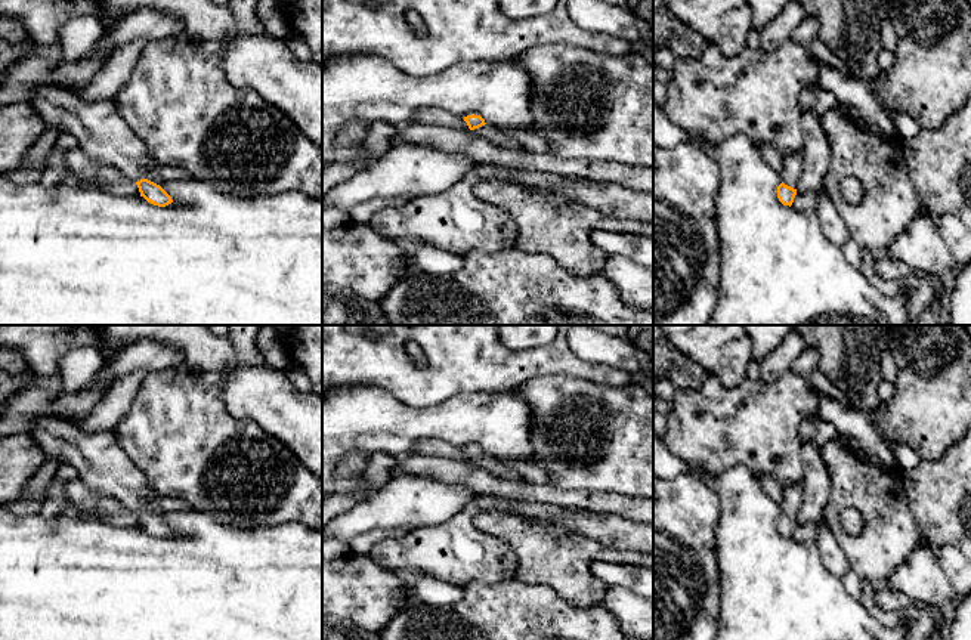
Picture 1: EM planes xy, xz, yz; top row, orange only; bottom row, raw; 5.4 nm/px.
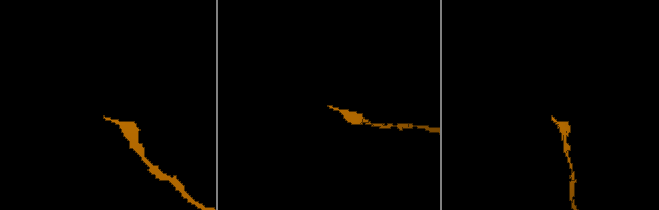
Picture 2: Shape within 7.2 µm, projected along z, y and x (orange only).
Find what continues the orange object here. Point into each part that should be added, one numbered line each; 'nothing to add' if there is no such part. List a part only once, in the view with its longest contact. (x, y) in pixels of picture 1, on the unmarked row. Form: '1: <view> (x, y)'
1: xy (101, 463)

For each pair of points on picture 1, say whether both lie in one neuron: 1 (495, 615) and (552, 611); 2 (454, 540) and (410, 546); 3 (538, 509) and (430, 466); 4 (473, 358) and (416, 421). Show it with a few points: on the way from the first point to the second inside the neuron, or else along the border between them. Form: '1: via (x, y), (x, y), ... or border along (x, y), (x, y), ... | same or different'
1: via (509, 615), (538, 615) | same
2: via (444, 546), (420, 546) | same
3: border along (481, 495), (537, 500), (549, 504) | different
4: border along (461, 393), (421, 408), (410, 408), (395, 398) | different

